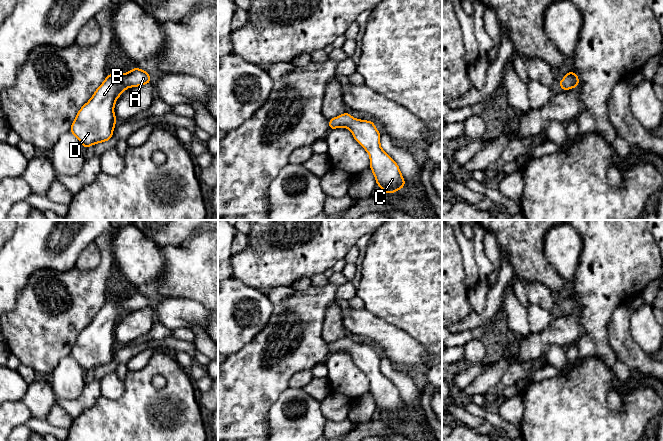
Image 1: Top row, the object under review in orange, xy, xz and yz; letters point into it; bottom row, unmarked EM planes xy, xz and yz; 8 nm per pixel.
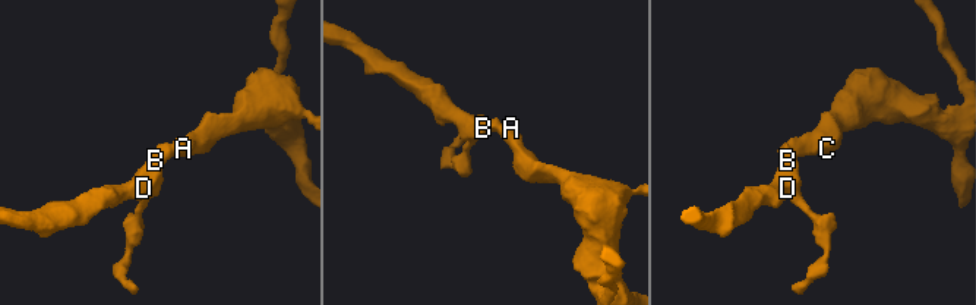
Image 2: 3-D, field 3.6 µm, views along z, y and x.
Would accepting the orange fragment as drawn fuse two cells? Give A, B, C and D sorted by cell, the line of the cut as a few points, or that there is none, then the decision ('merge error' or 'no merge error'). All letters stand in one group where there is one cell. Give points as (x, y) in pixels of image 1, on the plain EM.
A B C D; no cut; no merge error

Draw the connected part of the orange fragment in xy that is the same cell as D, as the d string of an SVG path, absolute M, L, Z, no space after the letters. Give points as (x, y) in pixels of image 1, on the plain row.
M137 291L125 298L109 298L90 324L81 331L69 355L84 372L108 365L117 345L114 329L118 321L129 311L150 306L149 298Z

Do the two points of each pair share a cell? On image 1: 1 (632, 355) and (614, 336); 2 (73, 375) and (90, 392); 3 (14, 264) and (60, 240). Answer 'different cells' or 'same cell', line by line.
1: same cell
2: different cells
3: same cell

